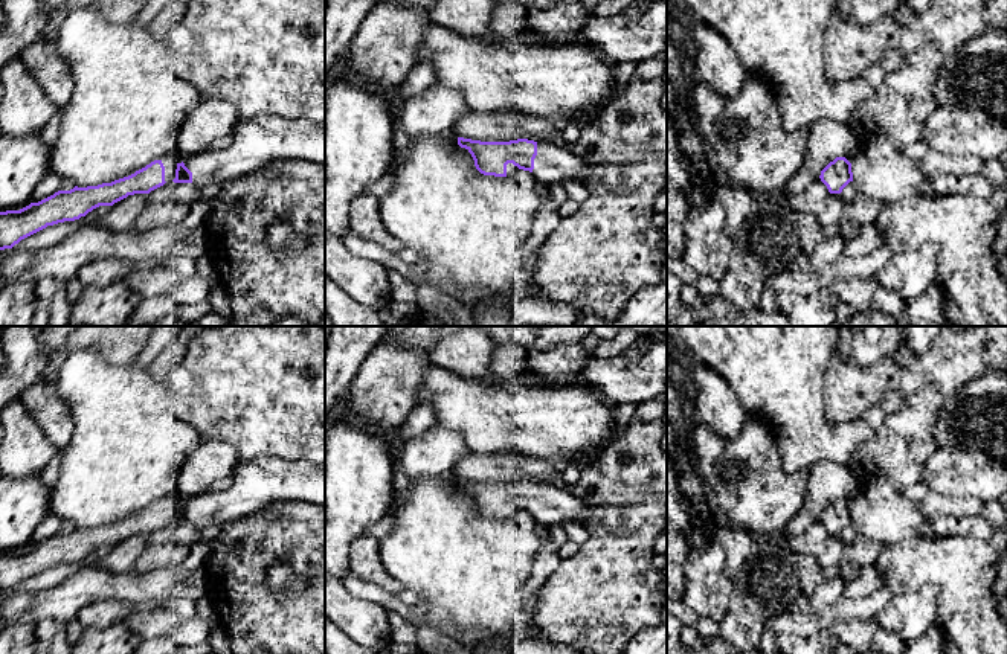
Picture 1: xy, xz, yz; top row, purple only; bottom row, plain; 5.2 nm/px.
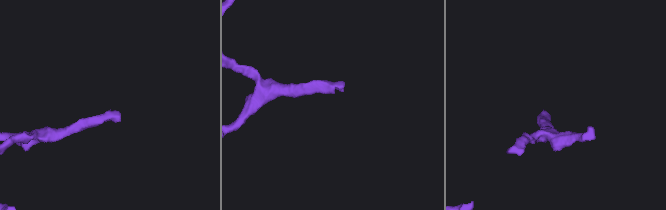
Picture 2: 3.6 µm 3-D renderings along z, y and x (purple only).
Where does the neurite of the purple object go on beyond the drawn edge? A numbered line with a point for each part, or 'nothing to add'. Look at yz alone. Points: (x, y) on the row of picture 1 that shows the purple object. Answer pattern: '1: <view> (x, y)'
nothing to add

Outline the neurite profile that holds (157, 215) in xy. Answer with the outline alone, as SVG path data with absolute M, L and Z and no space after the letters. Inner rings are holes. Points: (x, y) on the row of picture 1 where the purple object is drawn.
M165 201L150 204L134 221L133 230L150 232L168 224L180 224L186 216L191 204L179 201Z

